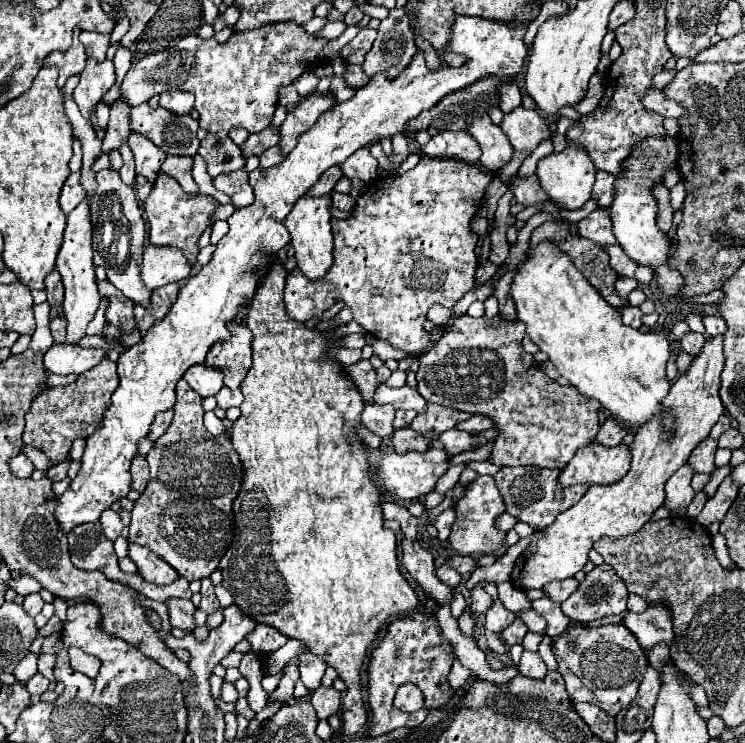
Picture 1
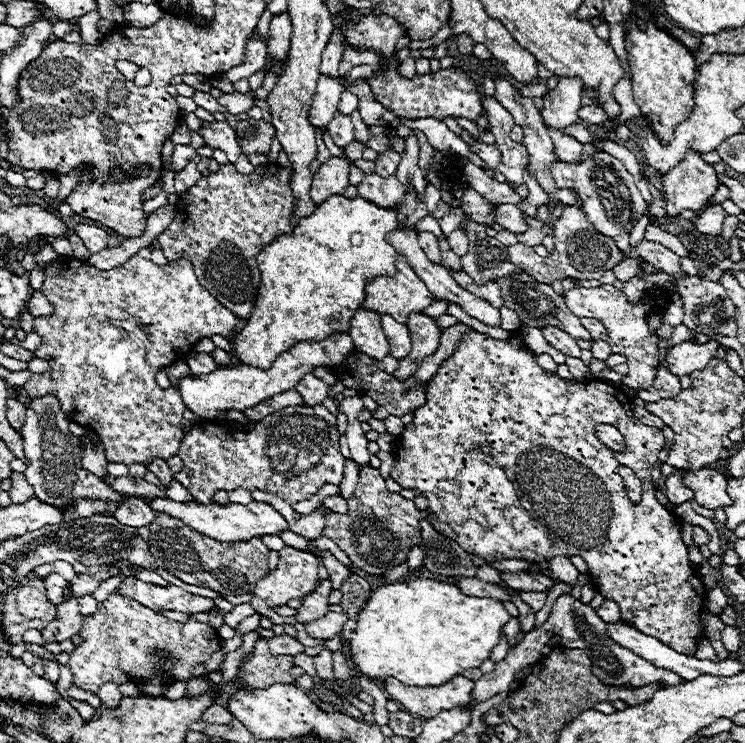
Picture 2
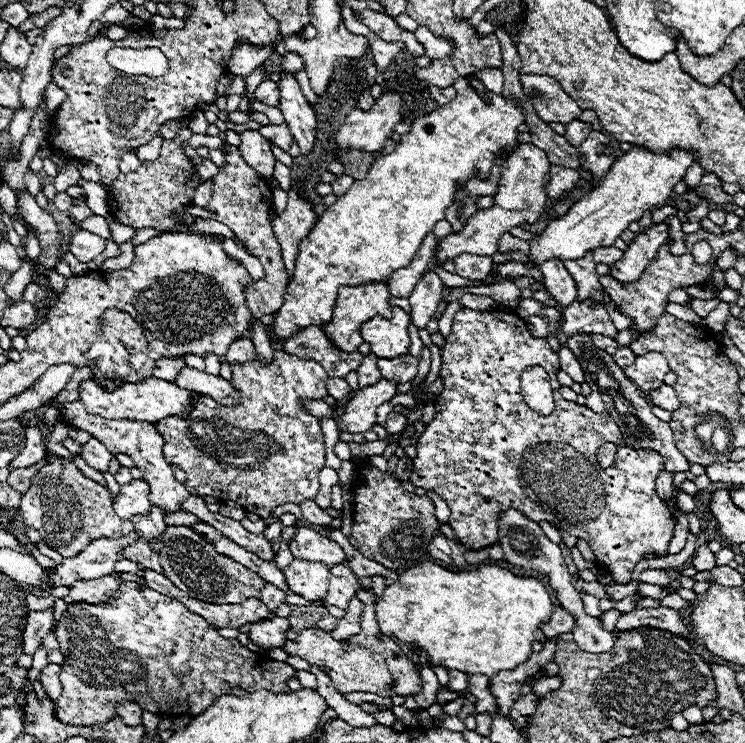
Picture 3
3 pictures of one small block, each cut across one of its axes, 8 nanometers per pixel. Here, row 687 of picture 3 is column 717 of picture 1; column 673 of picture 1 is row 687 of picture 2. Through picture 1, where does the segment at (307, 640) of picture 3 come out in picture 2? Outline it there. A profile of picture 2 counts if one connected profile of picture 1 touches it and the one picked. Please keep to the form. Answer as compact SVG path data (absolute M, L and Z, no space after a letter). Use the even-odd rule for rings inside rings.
M456 676L442 686L414 688L414 686L404 686L402 682L394 678L388 678L384 688L388 692L388 698L400 702L408 712L424 716L424 718L434 718L442 710L468 708L472 702L474 680Z

